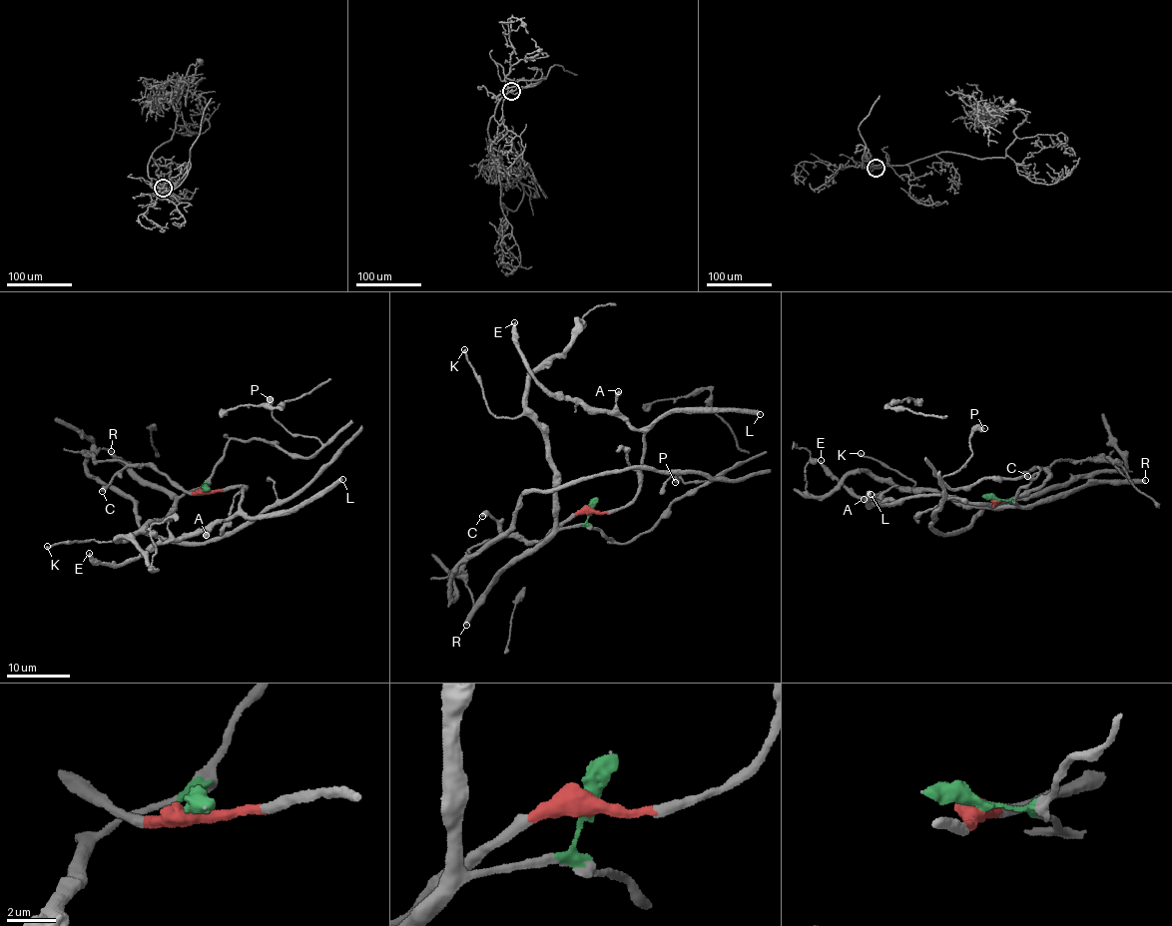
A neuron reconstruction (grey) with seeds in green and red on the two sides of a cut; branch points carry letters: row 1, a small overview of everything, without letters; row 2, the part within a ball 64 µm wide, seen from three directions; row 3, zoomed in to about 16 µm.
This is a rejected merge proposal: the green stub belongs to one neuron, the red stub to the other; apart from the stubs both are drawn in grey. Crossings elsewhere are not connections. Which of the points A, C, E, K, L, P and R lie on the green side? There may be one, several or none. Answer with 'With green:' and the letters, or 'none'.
With green: K, P, R

